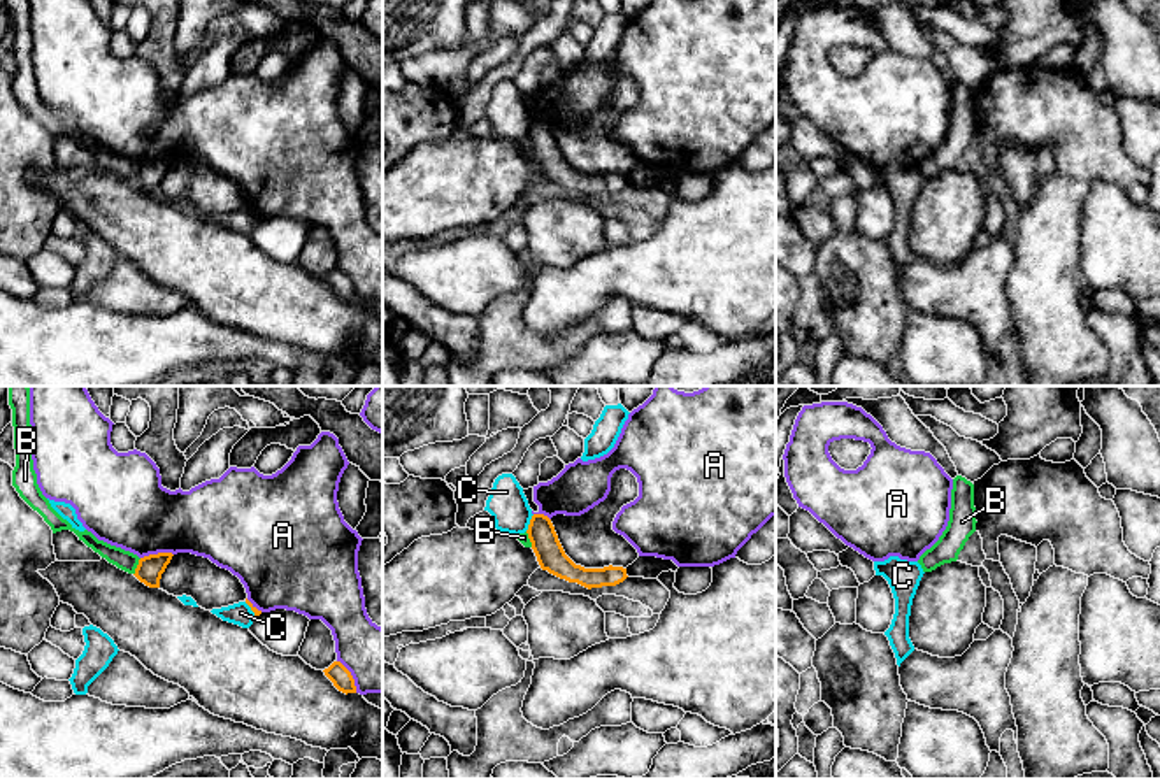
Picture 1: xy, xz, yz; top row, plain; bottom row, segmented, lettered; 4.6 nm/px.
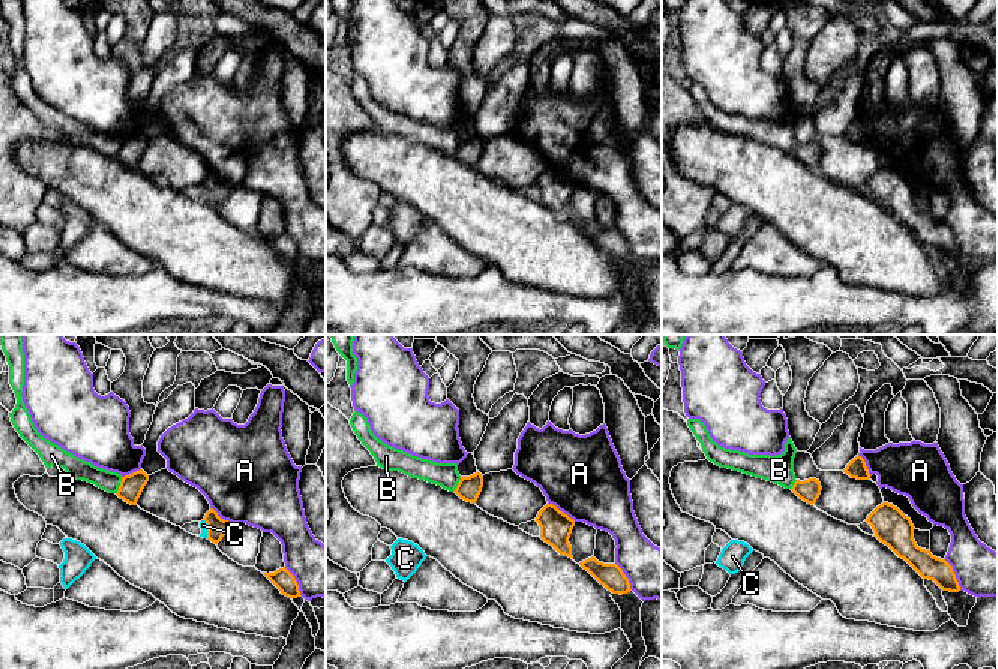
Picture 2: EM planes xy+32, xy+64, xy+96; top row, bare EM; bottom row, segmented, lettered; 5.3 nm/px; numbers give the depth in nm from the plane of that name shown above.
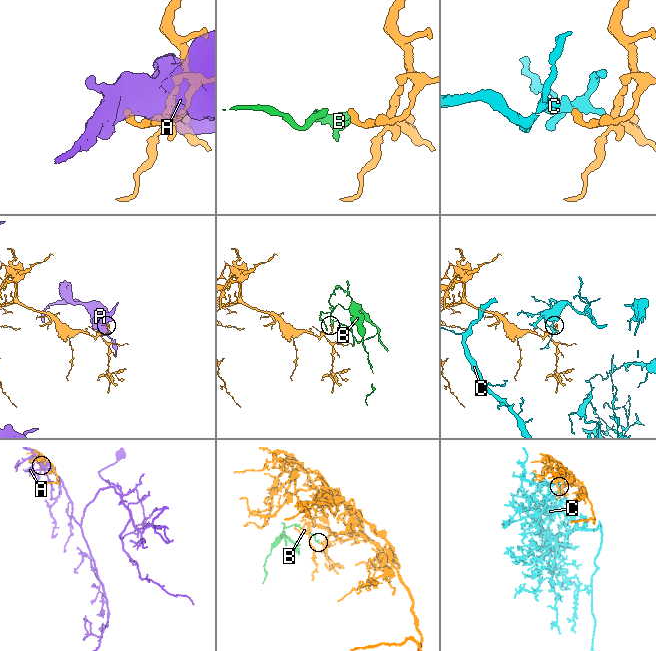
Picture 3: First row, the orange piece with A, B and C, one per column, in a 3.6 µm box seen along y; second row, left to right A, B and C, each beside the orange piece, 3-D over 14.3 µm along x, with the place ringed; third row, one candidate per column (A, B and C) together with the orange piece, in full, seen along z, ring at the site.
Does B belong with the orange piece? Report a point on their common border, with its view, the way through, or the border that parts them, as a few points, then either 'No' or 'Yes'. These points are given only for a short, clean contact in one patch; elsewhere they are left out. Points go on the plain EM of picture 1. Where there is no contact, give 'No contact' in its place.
Touches orange at xy (137, 174). Boundary: xy (141, 165), (134, 181). No

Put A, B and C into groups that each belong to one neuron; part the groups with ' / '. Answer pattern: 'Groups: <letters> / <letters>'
Groups: A / B / C

